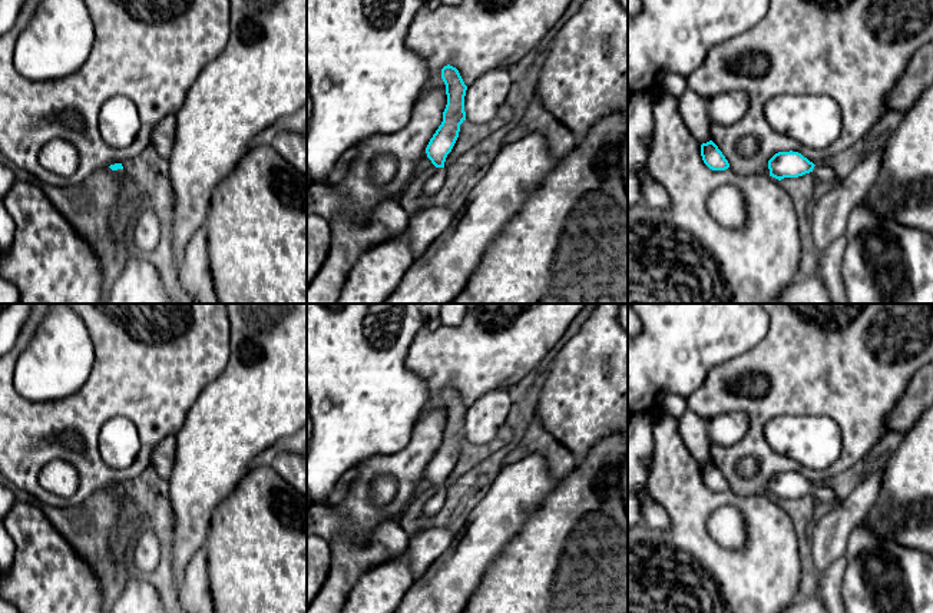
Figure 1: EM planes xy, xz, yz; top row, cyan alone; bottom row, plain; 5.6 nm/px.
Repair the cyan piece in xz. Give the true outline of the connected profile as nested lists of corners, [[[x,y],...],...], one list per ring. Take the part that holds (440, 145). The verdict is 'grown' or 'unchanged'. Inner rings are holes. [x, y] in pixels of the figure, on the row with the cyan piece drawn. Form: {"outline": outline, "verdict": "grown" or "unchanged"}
{"outline": [[[450,64],[441,69],[441,79],[446,85],[447,105],[443,112],[443,122],[430,139],[426,153],[436,166],[423,183],[426,198],[436,195],[446,180],[444,162],[451,152],[460,132],[460,125],[466,120],[464,96],[467,86],[464,85],[459,70]]], "verdict": "grown"}

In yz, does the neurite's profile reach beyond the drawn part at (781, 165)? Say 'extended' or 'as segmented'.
extended

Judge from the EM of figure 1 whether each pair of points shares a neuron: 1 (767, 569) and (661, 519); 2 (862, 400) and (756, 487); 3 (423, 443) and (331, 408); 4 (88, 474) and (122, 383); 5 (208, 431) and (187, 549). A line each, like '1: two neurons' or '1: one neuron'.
1: two neurons
2: one neuron
3: two neurons
4: one neuron
5: one neuron

